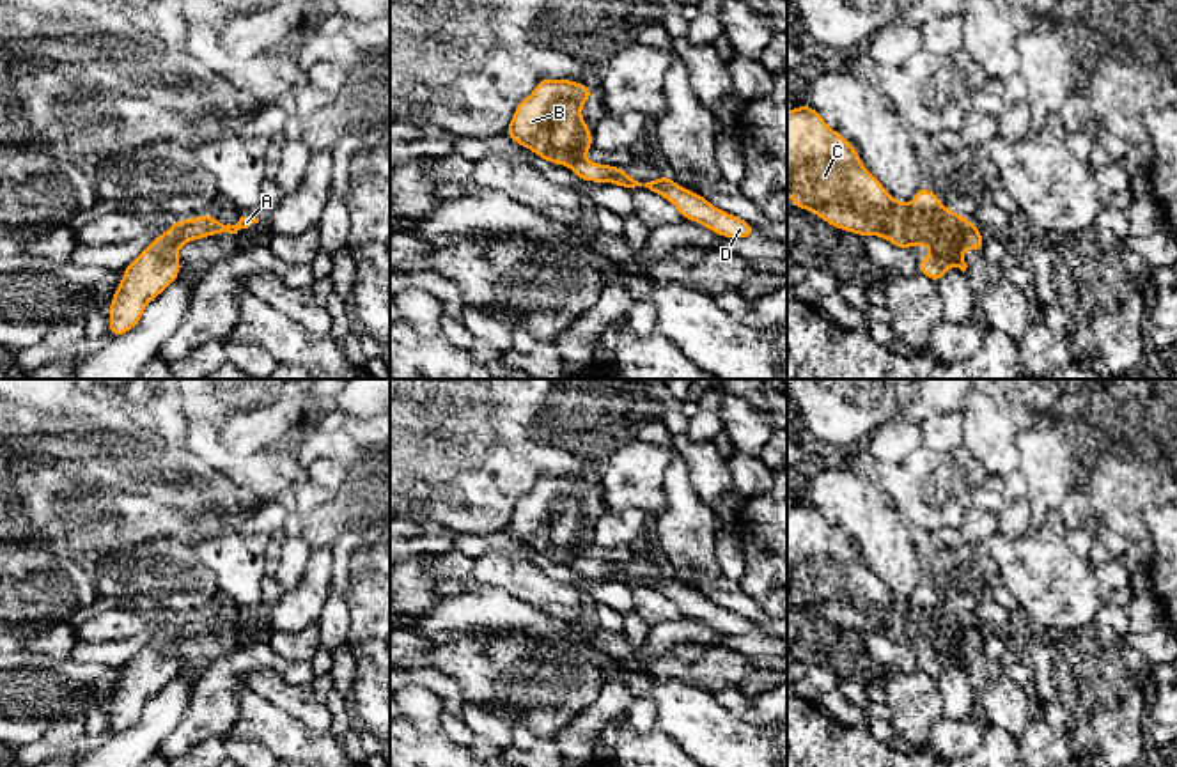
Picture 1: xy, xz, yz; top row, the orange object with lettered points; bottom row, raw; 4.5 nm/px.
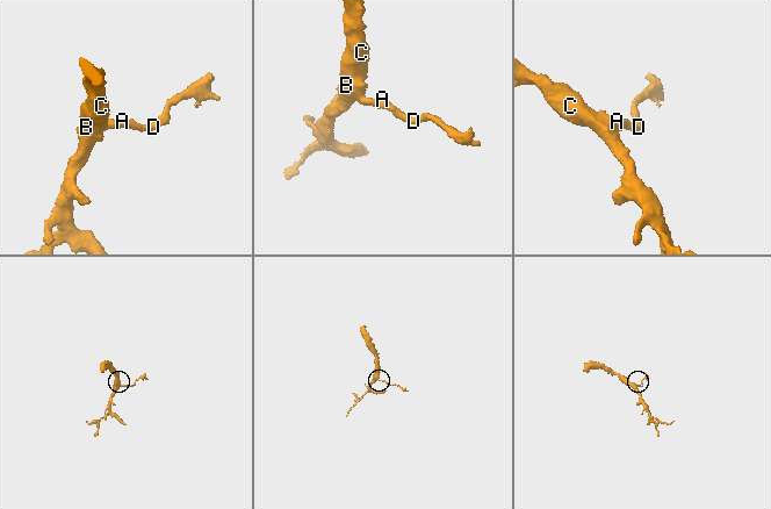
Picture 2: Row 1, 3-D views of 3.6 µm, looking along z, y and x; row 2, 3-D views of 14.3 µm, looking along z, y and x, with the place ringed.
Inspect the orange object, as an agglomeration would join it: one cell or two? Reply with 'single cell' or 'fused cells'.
fused cells

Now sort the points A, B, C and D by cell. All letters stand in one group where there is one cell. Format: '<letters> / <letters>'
A D / B C

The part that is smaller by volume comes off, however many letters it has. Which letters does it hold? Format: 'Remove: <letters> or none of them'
Remove: A, D

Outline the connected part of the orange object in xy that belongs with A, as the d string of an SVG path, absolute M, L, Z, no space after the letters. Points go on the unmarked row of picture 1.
M204 611L191 616L181 616L179 624L175 625L175 643L181 645L183 641L206 634L206 632L220 632L223 629L238 631L241 625L248 625L252 620L259 620L259 615L239 615L236 622L223 622L211 611Z

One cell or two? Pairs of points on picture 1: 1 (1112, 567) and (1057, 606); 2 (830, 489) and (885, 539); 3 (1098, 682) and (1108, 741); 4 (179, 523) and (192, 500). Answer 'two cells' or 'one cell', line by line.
1: two cells
2: one cell
3: one cell
4: two cells

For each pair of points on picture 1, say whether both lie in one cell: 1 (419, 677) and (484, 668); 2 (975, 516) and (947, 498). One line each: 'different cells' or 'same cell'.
1: different cells
2: different cells

